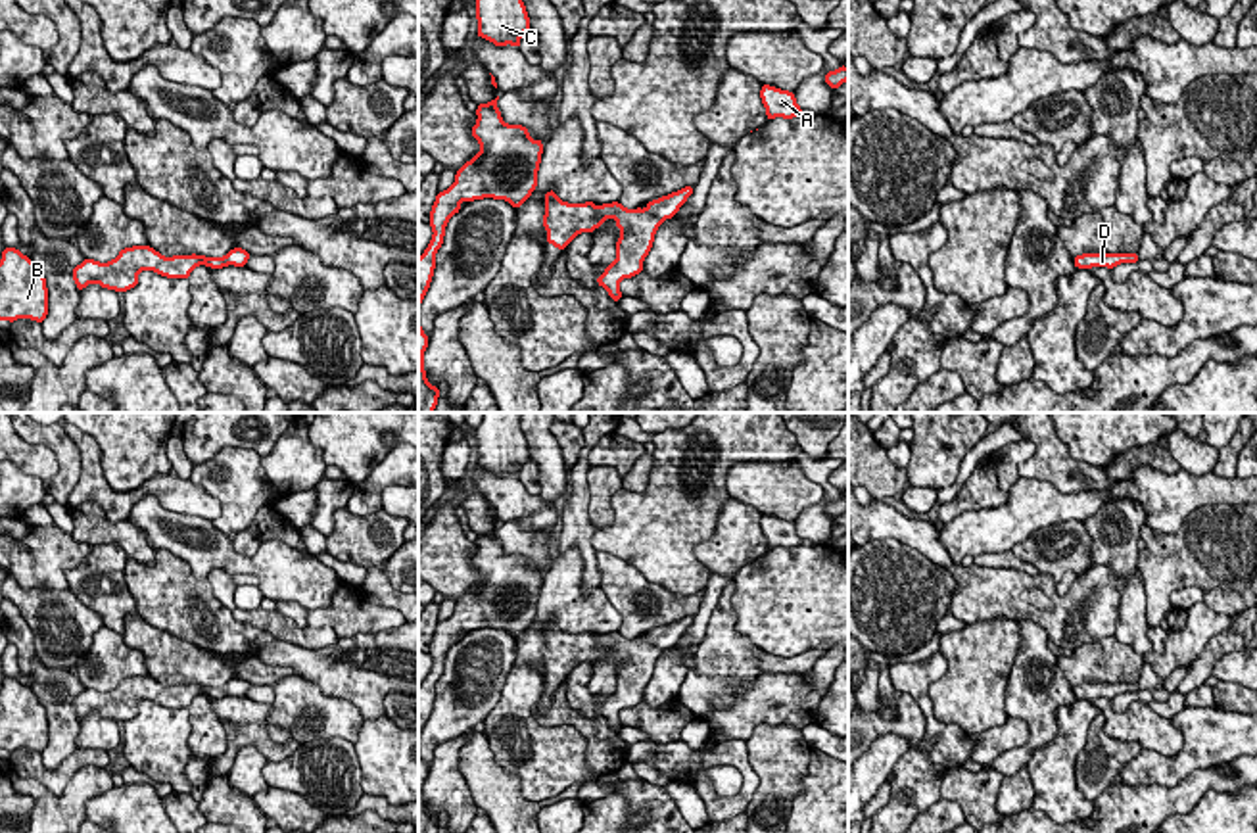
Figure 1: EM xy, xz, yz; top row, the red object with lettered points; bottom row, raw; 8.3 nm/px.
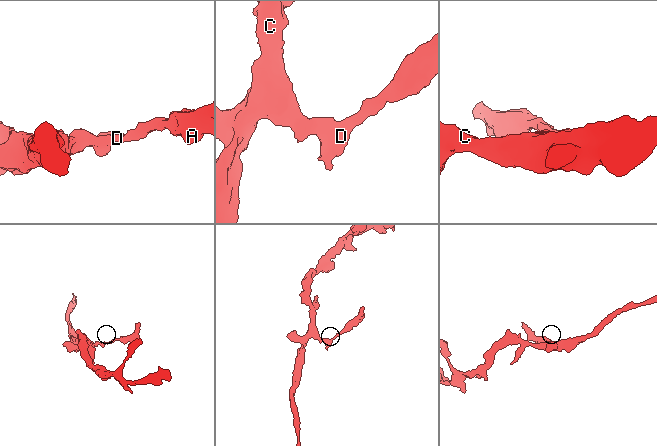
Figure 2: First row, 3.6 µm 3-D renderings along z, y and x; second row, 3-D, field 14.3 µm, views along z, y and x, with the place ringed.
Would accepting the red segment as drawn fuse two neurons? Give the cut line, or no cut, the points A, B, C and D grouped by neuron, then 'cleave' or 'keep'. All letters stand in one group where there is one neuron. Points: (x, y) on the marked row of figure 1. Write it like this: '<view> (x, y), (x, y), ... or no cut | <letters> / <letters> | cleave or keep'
no cut | A B C D | keep

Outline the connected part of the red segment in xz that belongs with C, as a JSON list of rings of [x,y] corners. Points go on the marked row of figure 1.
[[[476,0],[476,35],[495,46],[520,48],[520,36],[530,31],[530,17],[522,0]]]

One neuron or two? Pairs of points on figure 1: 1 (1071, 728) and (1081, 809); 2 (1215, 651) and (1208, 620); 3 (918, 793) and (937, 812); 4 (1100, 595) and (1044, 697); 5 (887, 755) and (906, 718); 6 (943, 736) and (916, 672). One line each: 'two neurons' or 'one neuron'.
1: one neuron
2: two neurons
3: two neurons
4: two neurons
5: two neurons
6: one neuron

